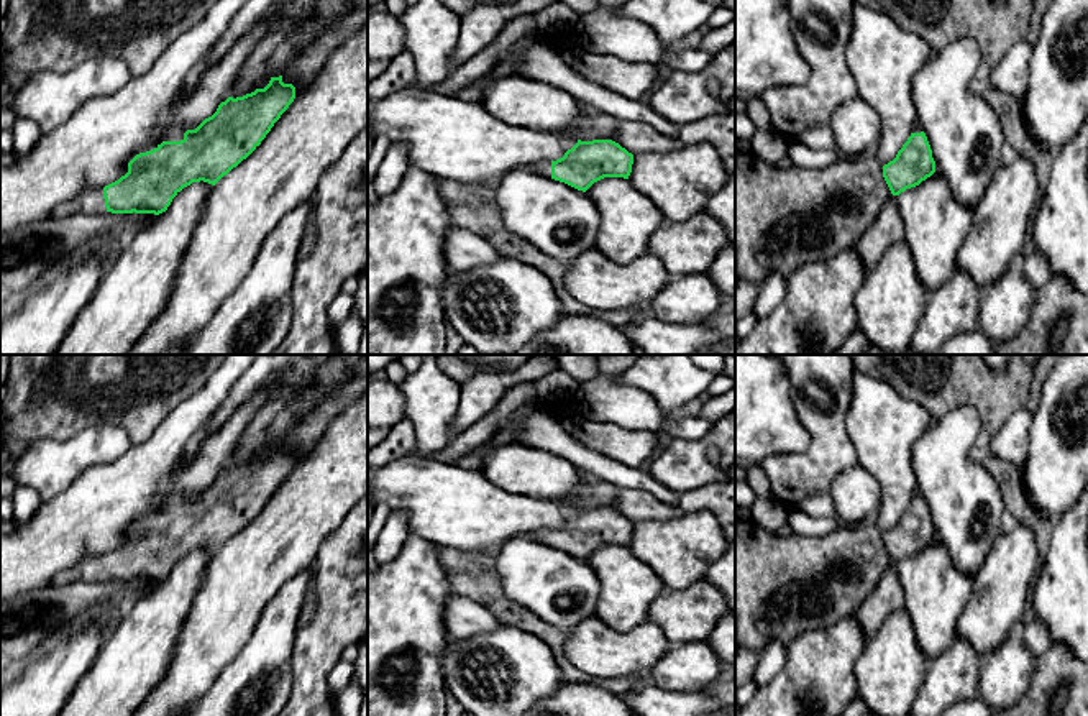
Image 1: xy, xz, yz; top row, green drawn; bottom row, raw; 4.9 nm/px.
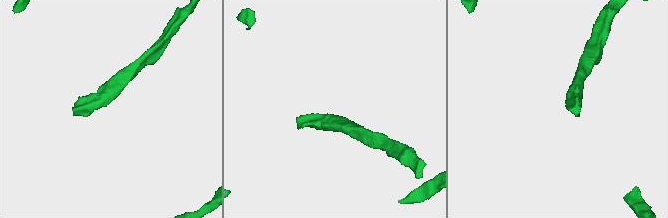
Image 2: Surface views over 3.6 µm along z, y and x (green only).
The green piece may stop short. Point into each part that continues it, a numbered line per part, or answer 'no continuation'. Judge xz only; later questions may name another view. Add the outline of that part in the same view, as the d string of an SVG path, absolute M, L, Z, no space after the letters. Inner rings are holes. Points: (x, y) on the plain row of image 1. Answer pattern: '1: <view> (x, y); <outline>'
1: xz (544, 536); M538 529L528 532L527 537L540 544L551 545L551 529Z

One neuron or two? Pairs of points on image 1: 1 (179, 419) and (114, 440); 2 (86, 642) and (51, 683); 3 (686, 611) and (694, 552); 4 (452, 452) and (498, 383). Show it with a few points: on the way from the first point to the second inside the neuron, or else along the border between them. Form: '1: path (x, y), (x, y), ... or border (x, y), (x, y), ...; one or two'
1: border (132, 444), (114, 460), (99, 465); two
2: path (77, 652), (58, 674); one
3: path (686, 596), (686, 567); one
4: border (499, 399), (488, 413), (453, 439); two

